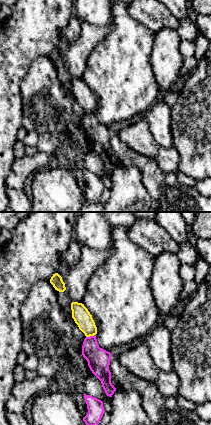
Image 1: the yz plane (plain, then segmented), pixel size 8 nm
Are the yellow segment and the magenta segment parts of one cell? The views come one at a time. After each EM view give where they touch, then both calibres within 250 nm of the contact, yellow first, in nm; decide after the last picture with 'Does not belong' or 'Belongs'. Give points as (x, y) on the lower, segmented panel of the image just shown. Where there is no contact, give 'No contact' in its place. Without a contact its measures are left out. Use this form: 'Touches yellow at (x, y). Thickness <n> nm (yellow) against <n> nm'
Touches yellow at (90, 335). Thickness 140 nm (yellow) against 180 nm

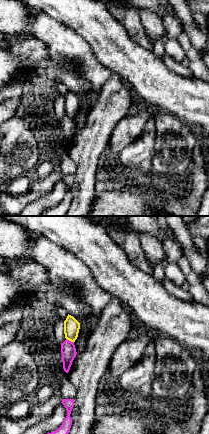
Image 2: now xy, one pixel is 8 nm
Touches yellow at (70, 340). Thickness 130 nm (yellow) against 120 nm

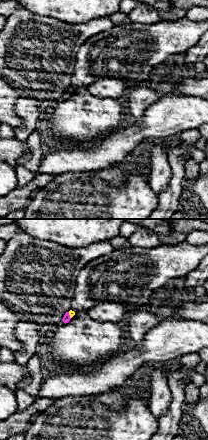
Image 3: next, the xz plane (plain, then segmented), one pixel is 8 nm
Touches yellow at (69, 314). Thickness 50 nm (yellow) against 60 nm

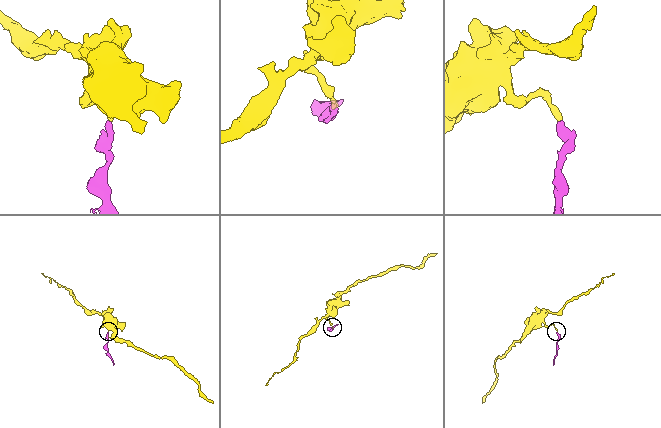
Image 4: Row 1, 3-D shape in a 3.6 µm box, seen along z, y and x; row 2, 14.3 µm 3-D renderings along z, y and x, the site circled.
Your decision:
Does not belong

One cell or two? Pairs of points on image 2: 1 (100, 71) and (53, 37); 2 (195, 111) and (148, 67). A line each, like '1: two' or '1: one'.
1: one
2: one

